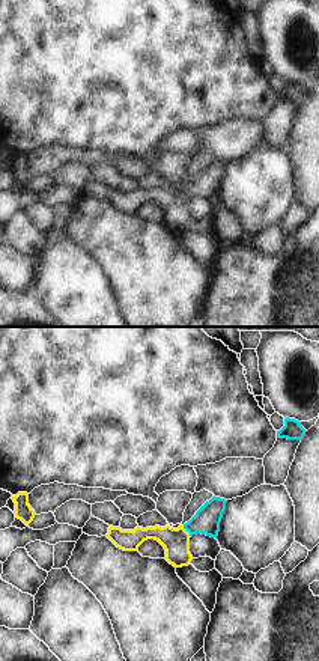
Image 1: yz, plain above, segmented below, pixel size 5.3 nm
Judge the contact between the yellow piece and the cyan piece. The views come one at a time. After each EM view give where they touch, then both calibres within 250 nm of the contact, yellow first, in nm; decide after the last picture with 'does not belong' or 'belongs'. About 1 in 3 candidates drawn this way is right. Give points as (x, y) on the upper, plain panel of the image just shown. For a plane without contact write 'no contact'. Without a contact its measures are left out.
(187, 194) | 140/140 nm

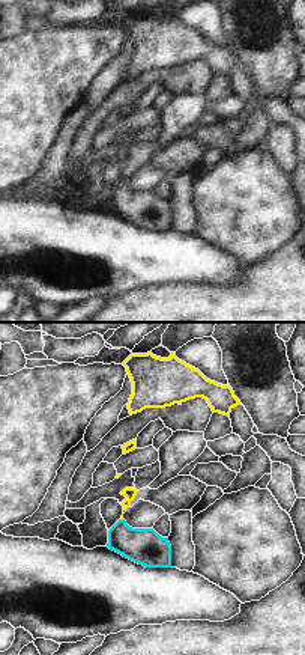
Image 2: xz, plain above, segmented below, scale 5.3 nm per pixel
no contact

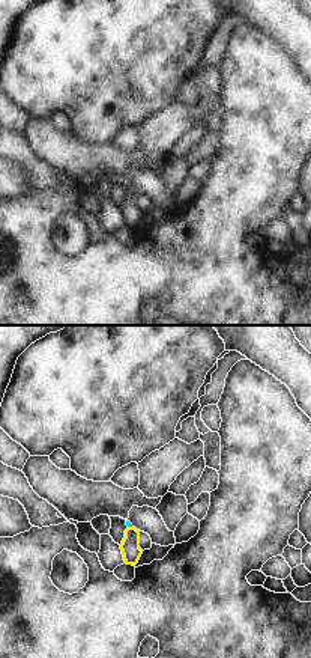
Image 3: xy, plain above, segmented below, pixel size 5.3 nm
(129, 190) | 100/20 nm

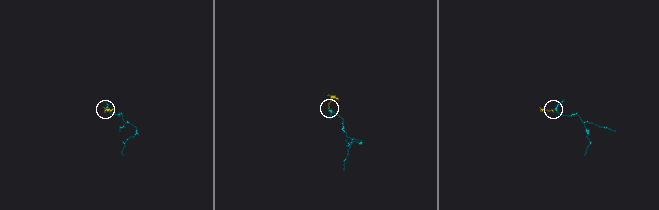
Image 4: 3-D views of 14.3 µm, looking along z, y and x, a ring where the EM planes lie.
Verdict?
belongs

